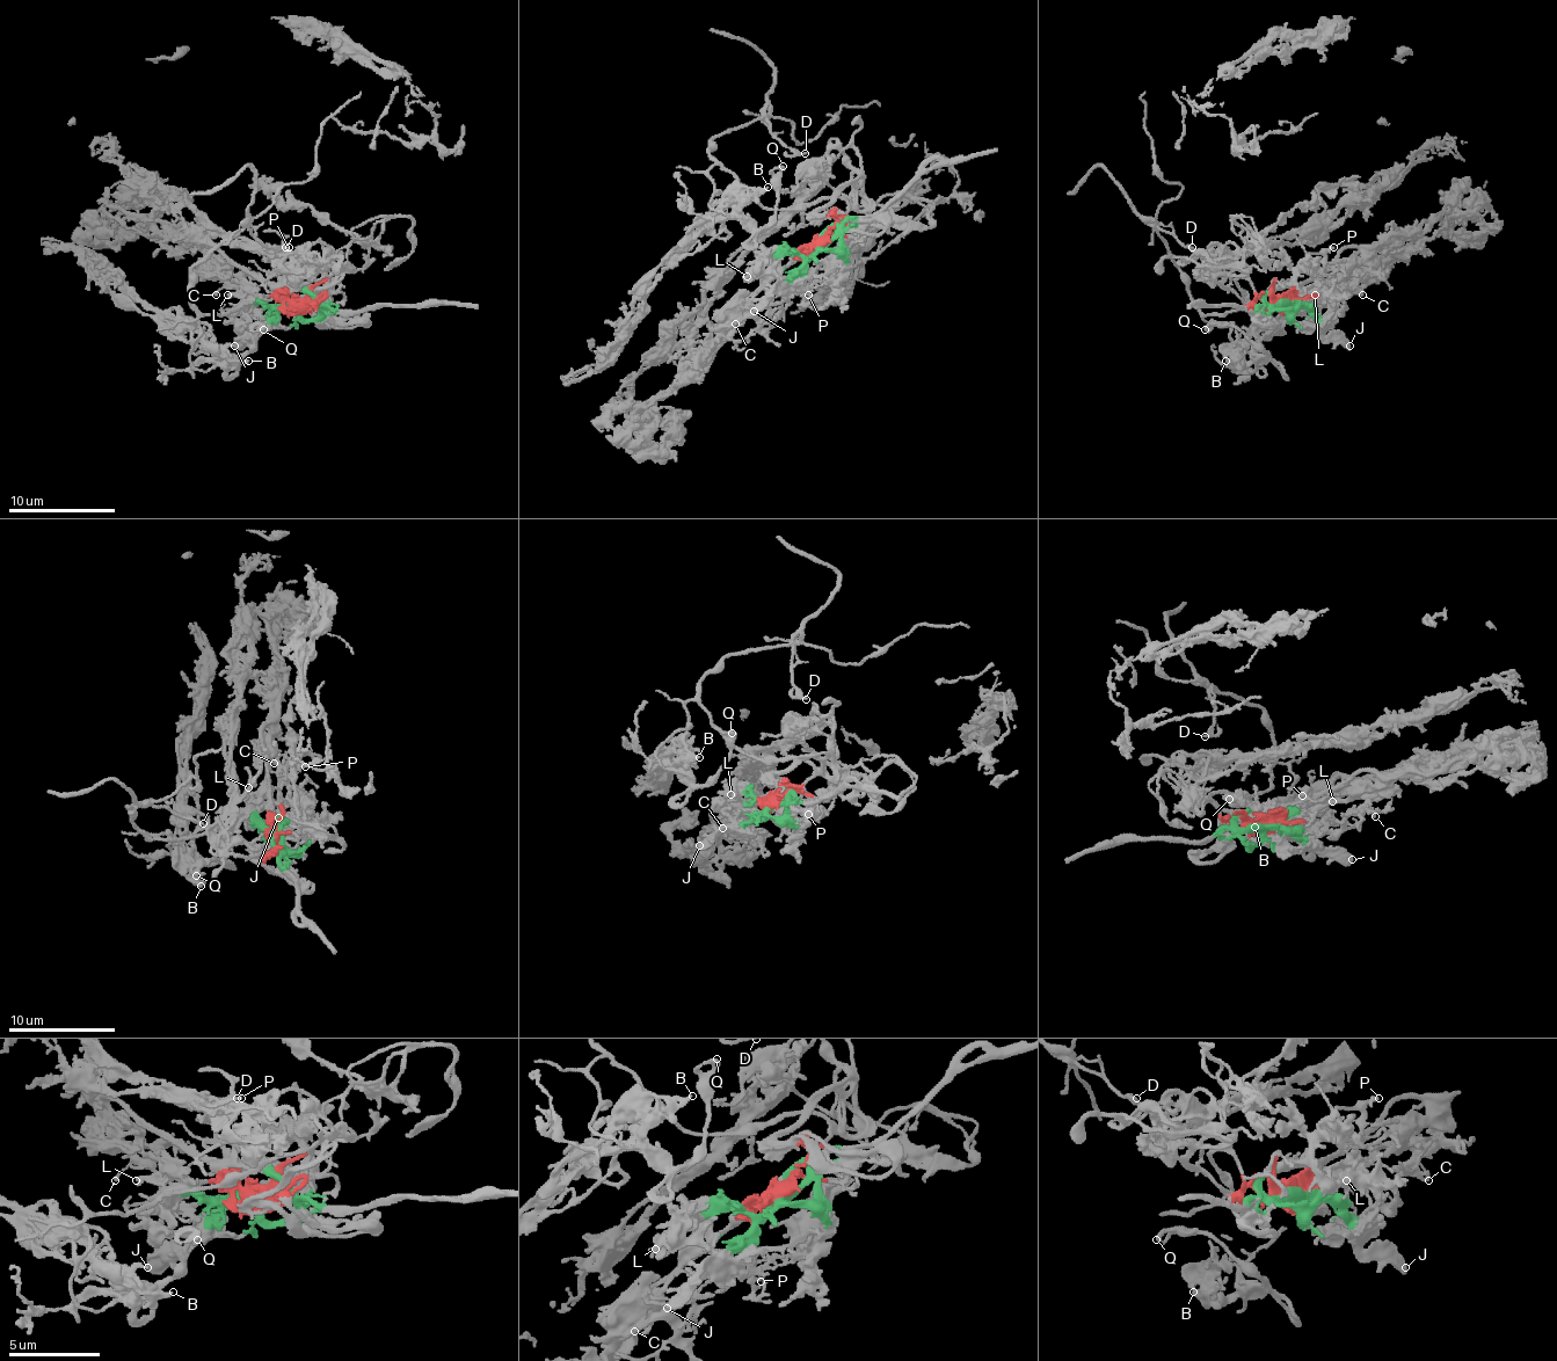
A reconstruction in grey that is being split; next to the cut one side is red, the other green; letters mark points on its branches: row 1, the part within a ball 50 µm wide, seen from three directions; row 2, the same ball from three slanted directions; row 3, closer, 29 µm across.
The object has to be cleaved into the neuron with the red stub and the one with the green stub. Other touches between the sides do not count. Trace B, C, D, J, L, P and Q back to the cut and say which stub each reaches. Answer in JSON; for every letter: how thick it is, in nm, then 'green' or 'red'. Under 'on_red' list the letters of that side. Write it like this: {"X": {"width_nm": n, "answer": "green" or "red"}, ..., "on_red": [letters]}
{"B": {"width_nm": 280, "answer": "red"}, "C": {"width_nm": 150, "answer": "green"}, "D": {"width_nm": 150, "answer": "red"}, "J": {"width_nm": 550, "answer": "green"}, "L": {"width_nm": 240, "answer": "green"}, "P": {"width_nm": 260, "answer": "green"}, "Q": {"width_nm": 300, "answer": "red"}, "on_red": ["B", "D", "Q"]}

